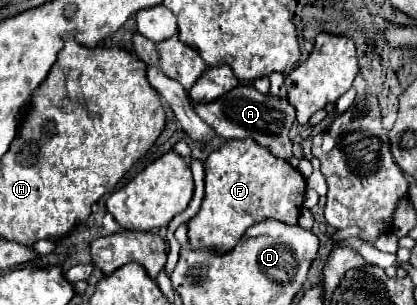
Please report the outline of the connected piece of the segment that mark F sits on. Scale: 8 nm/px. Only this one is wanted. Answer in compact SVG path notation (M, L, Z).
M254 139L226 141L206 159L204 169L204 201L198 215L188 221L188 239L192 249L226 253L236 247L248 227L264 219L276 219L288 225L298 221L306 193L304 177L288 161L276 159L274 155L268 155L268 151L262 151Z

